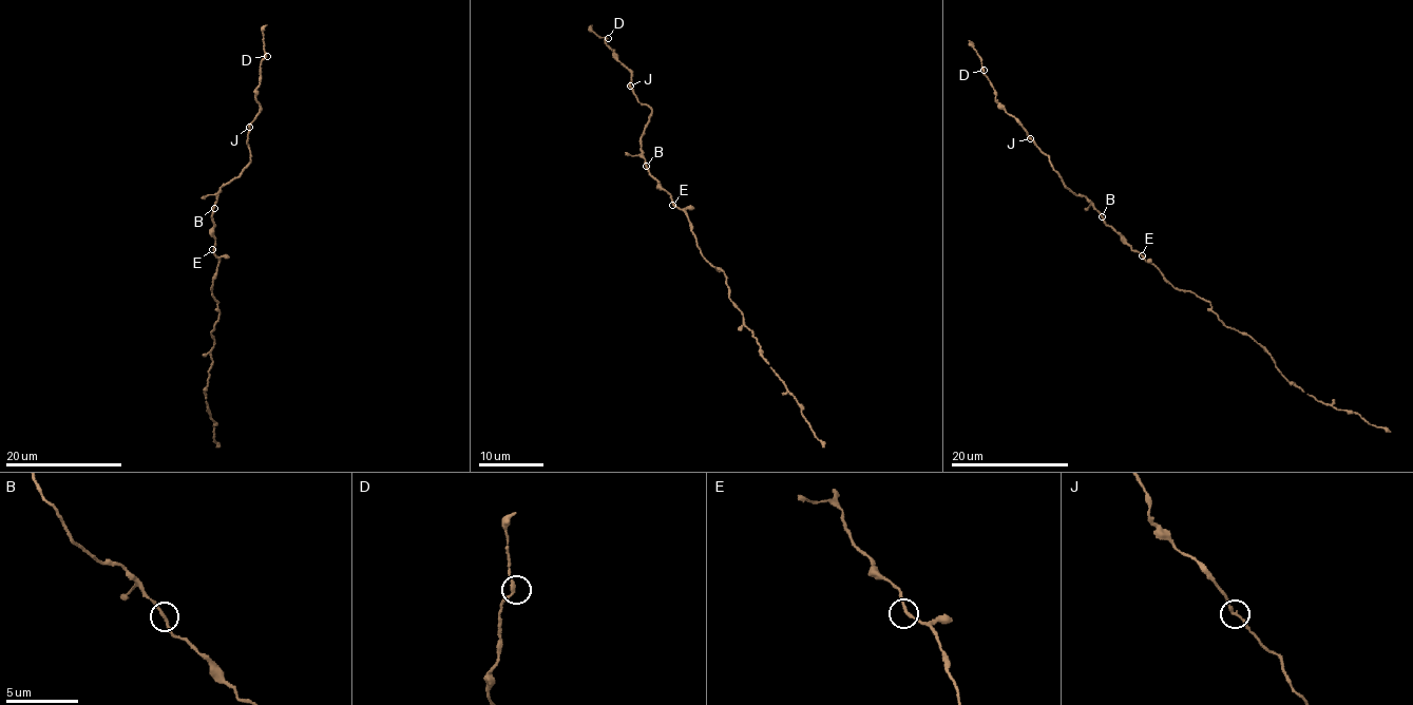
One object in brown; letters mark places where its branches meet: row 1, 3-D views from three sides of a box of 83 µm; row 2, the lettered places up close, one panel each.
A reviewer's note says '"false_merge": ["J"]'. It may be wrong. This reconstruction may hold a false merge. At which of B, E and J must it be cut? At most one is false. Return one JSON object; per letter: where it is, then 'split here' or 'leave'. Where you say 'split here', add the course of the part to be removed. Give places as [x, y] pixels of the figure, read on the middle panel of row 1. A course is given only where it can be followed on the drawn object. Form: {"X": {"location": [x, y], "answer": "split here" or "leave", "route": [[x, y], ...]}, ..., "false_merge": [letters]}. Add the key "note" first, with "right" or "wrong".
{"note": "wrong", "B": {"location": [646, 166], "answer": "leave"}, "E": {"location": [672, 205], "answer": "leave"}, "J": {"location": [630, 86], "answer": "leave"}, "false_merge": []}

